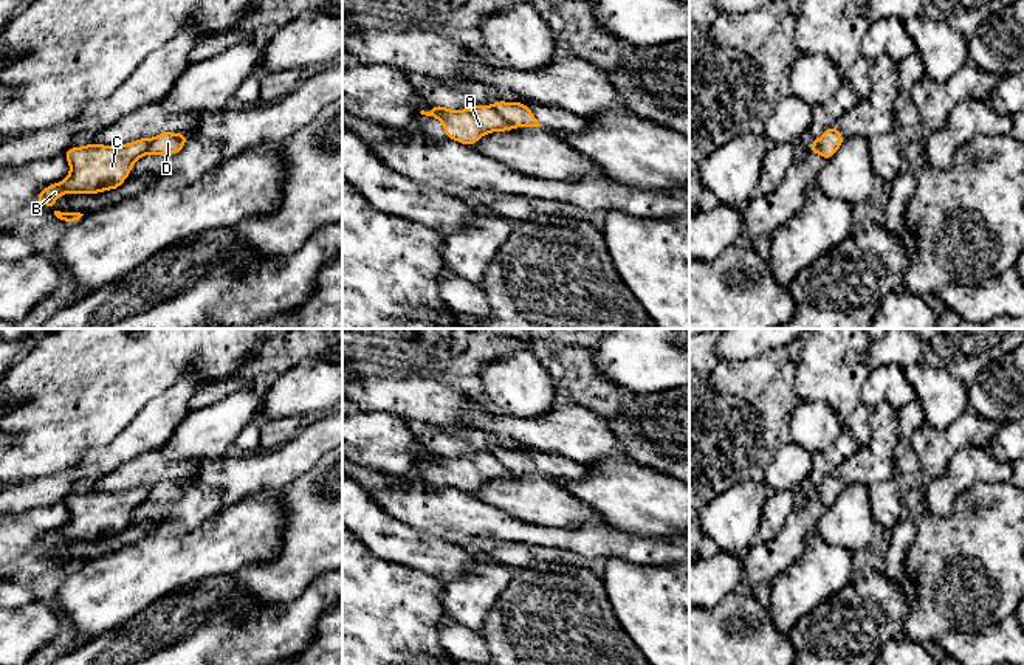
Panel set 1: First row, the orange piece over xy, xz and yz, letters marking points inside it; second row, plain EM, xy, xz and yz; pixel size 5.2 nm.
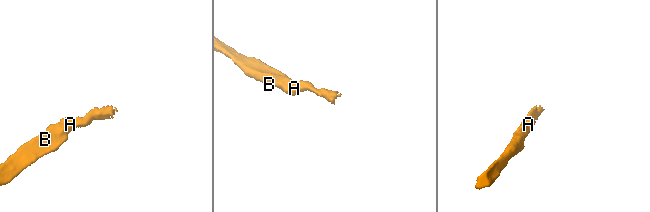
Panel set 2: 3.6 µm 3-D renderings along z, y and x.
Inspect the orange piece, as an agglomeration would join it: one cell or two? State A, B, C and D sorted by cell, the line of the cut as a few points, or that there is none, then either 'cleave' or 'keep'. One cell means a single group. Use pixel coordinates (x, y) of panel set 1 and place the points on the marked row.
A B C / D; cut in xz along (490, 106), (512, 126); cleave

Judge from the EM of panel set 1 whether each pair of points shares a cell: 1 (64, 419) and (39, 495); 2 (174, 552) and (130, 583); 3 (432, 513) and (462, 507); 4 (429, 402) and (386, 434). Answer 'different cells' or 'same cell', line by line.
1: different cells
2: same cell
3: same cell
4: different cells

